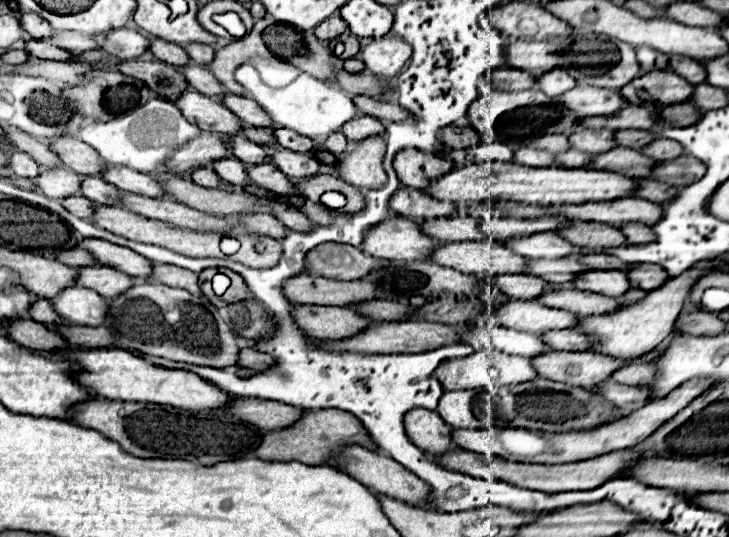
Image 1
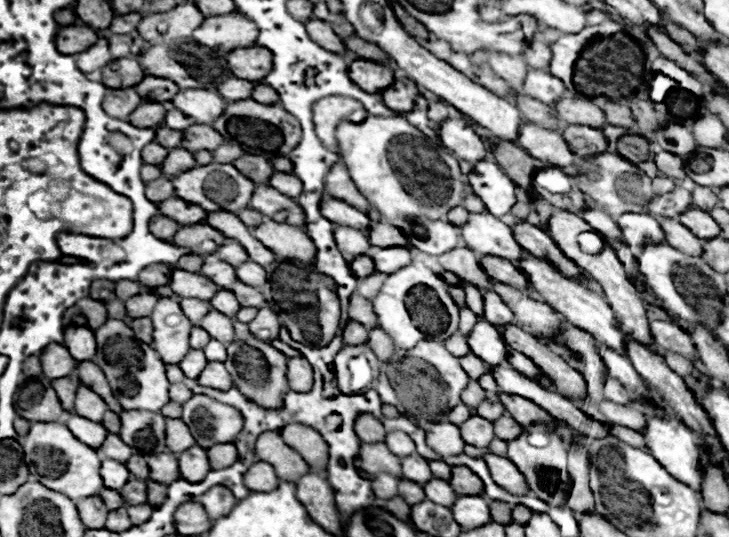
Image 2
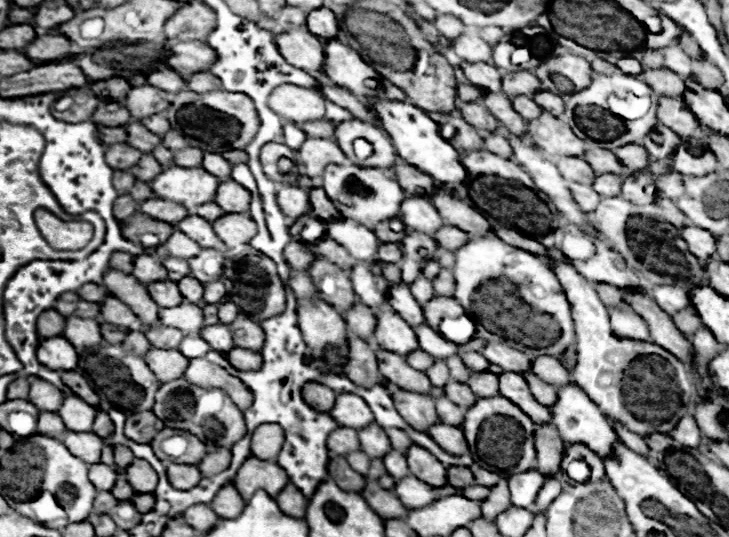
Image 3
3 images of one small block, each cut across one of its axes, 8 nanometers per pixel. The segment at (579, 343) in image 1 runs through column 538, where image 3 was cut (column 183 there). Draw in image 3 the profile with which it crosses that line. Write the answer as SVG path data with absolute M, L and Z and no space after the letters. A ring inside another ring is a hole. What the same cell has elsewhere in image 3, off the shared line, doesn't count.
M160 324L160 326L150 328L146 332L146 338L148 338L148 342L152 342L154 348L178 348L184 334L180 330L176 330L176 328Z

